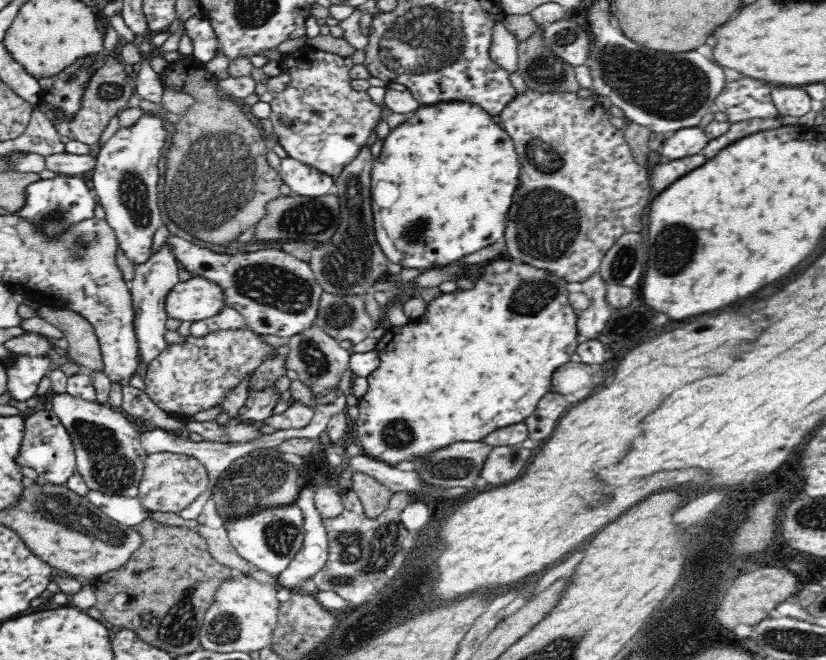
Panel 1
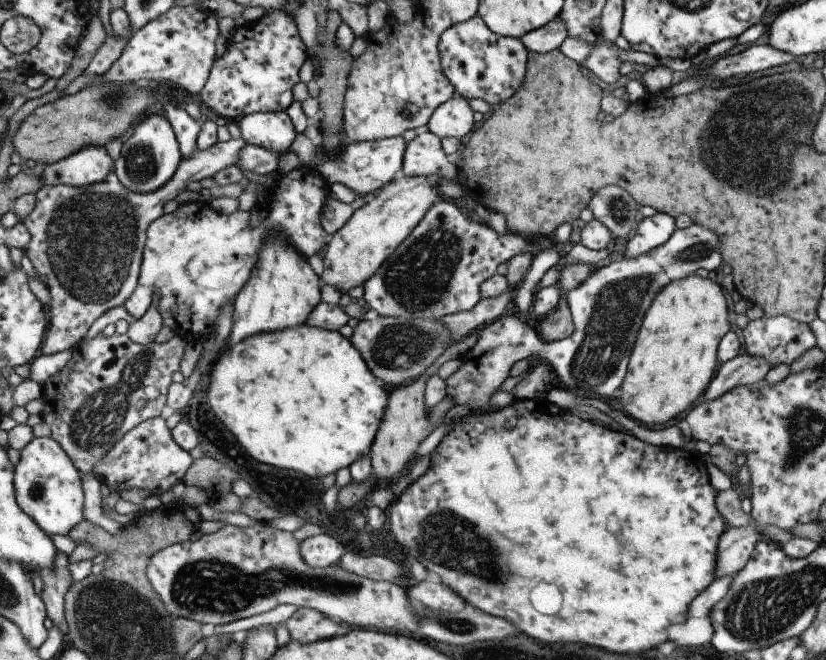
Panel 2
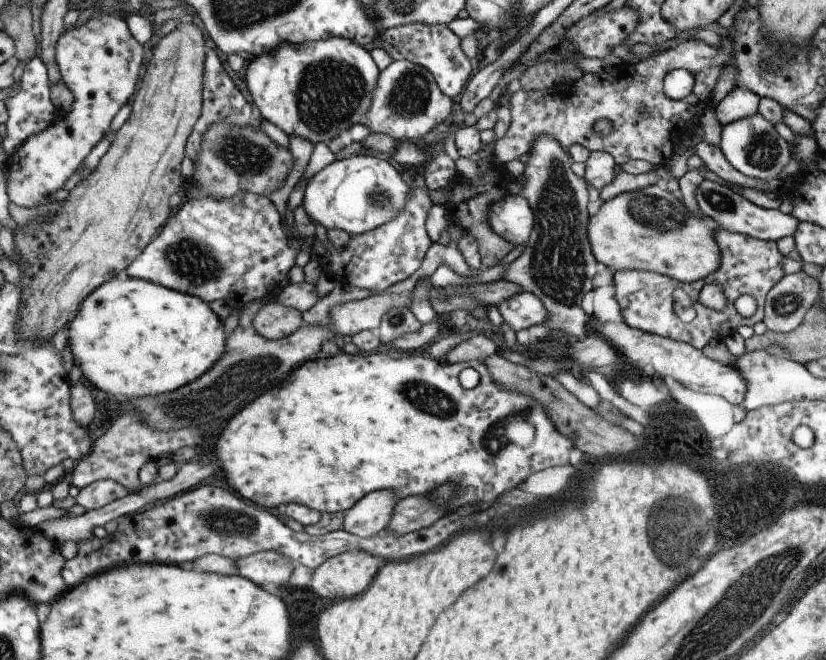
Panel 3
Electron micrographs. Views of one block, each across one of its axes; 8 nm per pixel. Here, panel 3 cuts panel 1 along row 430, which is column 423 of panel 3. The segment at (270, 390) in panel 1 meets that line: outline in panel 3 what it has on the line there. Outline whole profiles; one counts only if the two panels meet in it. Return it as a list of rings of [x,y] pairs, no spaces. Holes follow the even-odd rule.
[[[412,188],[406,206],[394,220],[365,234],[350,234],[349,242],[340,249],[331,242],[324,245],[325,253],[320,255],[320,262],[325,275],[340,284],[377,292],[411,277],[433,245],[425,228],[425,221],[433,206],[428,191],[427,188]]]

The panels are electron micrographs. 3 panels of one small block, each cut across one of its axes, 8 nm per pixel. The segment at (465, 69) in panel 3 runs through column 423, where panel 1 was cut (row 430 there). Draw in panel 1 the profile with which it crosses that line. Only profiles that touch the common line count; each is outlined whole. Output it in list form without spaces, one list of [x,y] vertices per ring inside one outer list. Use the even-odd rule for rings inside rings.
[[[52,410],[31,412],[25,418],[24,437],[17,463],[21,467],[32,468],[50,484],[67,484],[70,476],[77,474],[76,453],[70,434],[61,424],[60,419]]]

